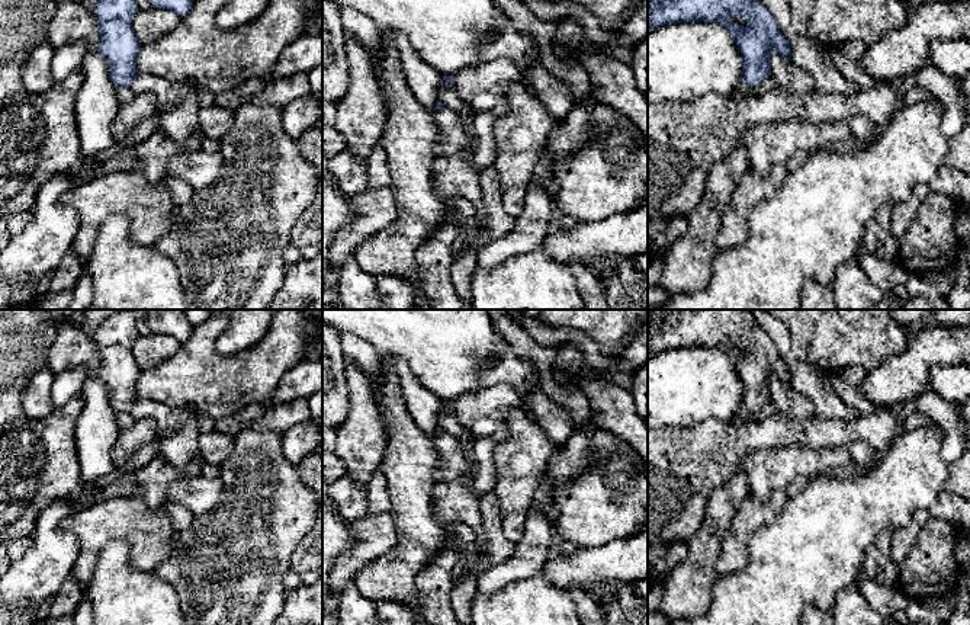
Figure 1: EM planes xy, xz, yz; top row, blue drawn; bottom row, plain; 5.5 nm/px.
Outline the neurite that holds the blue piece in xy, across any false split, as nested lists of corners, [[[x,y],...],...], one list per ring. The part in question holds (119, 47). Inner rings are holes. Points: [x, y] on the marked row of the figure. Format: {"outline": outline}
{"outline": [[[99,0],[93,13],[100,29],[99,52],[107,61],[110,80],[116,87],[131,87],[135,93],[154,93],[160,99],[158,131],[170,140],[193,147],[200,134],[197,89],[189,81],[174,83],[164,77],[139,74],[136,55],[141,42],[132,20],[138,12],[136,0]]]}

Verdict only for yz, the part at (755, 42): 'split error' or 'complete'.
split error

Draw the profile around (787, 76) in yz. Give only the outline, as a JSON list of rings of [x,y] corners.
[[[771,52],[771,76],[778,89],[790,93],[810,93],[816,90],[813,77],[804,70],[797,67],[791,58],[781,58],[777,52]]]

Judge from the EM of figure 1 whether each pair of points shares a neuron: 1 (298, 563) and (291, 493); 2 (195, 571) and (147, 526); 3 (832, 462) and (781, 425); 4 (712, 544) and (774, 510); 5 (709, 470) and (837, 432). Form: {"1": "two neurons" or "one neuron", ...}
{"1": "two neurons", "2": "two neurons", "3": "two neurons", "4": "two neurons", "5": "one neuron"}

